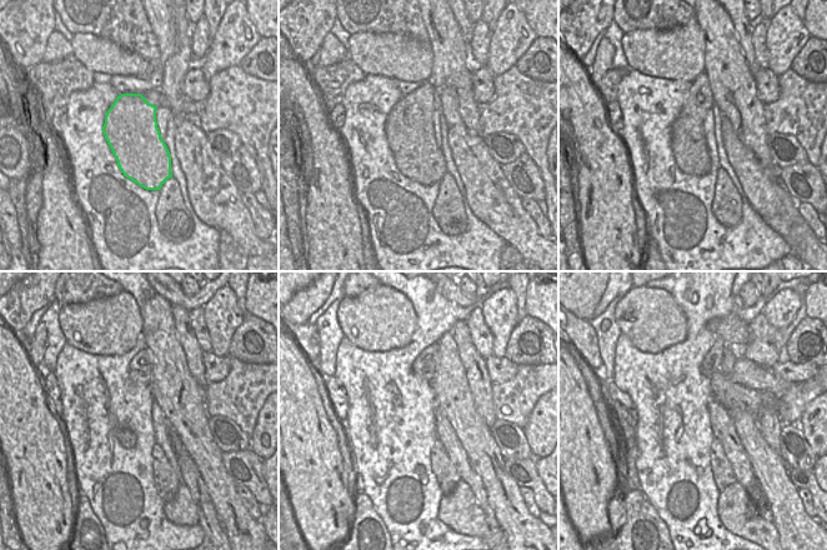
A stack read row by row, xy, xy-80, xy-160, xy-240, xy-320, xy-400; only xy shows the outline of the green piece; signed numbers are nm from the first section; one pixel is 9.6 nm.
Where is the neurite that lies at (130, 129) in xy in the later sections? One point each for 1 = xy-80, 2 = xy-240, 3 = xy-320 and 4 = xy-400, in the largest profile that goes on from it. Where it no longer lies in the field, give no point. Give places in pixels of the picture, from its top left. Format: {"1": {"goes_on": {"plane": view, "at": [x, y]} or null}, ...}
{"1": {"goes_on": {"plane": "xy-80", "at": [409, 131]}}, "2": {"goes_on": {"plane": "xy-240", "at": [141, 365]}}, "3": {"goes_on": {"plane": "xy-320", "at": [425, 366]}}, "4": {"goes_on": {"plane": "xy-400", "at": [711, 363]}}}

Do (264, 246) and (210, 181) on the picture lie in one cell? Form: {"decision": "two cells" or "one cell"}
{"decision": "one cell"}

